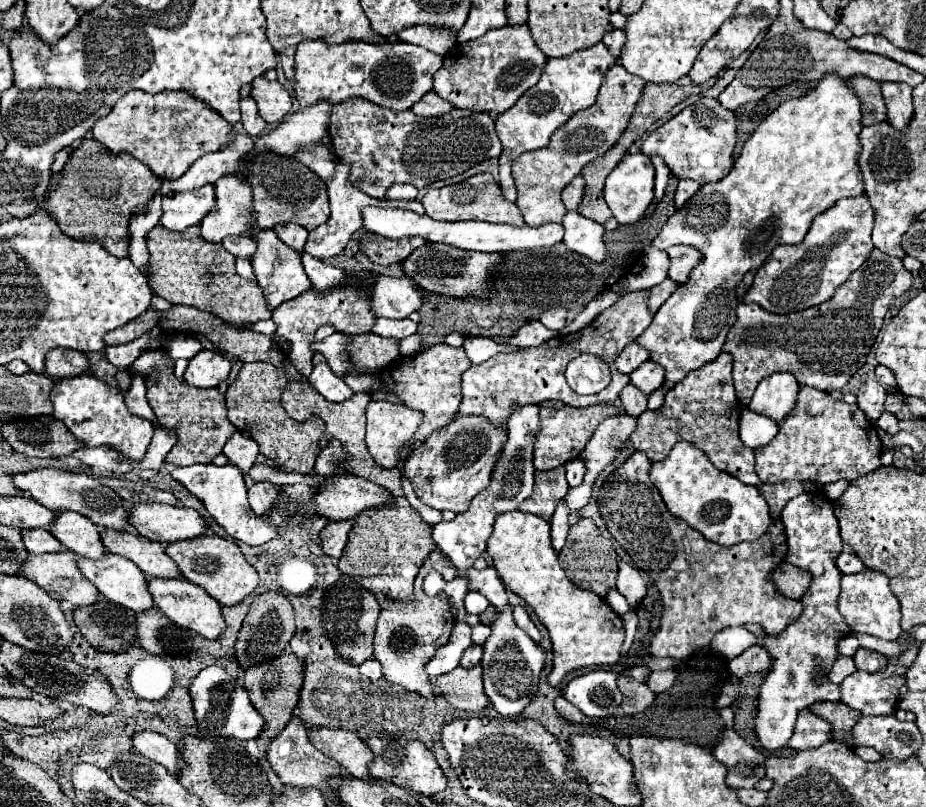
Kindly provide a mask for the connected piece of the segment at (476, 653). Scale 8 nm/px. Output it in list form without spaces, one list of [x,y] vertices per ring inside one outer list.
[[[470,645],[470,647],[464,651],[462,659],[460,659],[460,667],[472,669],[474,665],[480,663],[480,659],[482,659],[482,647],[480,647],[480,645]]]

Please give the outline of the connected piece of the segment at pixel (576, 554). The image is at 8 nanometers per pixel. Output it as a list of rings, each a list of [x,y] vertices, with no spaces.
[[[580,519],[578,523],[570,525],[566,545],[558,553],[560,565],[566,571],[568,579],[578,585],[580,589],[590,589],[600,597],[606,597],[608,589],[616,585],[616,573],[618,573],[618,555],[614,551],[614,545],[610,539],[606,539],[592,519]]]

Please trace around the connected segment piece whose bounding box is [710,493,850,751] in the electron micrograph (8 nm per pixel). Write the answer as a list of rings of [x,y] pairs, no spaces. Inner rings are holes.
[[[802,493],[786,503],[780,513],[782,523],[786,527],[788,537],[788,555],[786,561],[798,565],[812,573],[812,583],[808,593],[802,597],[804,613],[798,621],[794,621],[782,635],[758,639],[746,627],[728,627],[712,639],[710,650],[720,654],[727,660],[732,660],[752,643],[760,643],[768,649],[772,657],[772,671],[760,687],[758,697],[758,717],[756,717],[756,733],[764,749],[776,751],[788,743],[794,733],[796,715],[800,709],[818,703],[818,701],[840,701],[840,685],[830,683],[822,677],[822,683],[816,685],[814,669],[828,673],[832,669],[834,659],[838,657],[838,641],[850,633],[850,627],[844,623],[844,617],[838,611],[838,595],[840,595],[840,577],[842,573],[836,569],[836,557],[842,551],[840,527],[834,517],[830,503],[824,497],[812,497],[812,493]]]

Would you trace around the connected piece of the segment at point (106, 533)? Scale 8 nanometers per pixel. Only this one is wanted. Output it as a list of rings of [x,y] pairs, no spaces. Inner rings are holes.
[[[102,529],[100,539],[106,551],[134,561],[146,575],[152,575],[152,577],[180,575],[180,571],[176,569],[176,563],[164,553],[164,545],[156,541],[150,541],[130,531],[116,531],[116,529]]]

